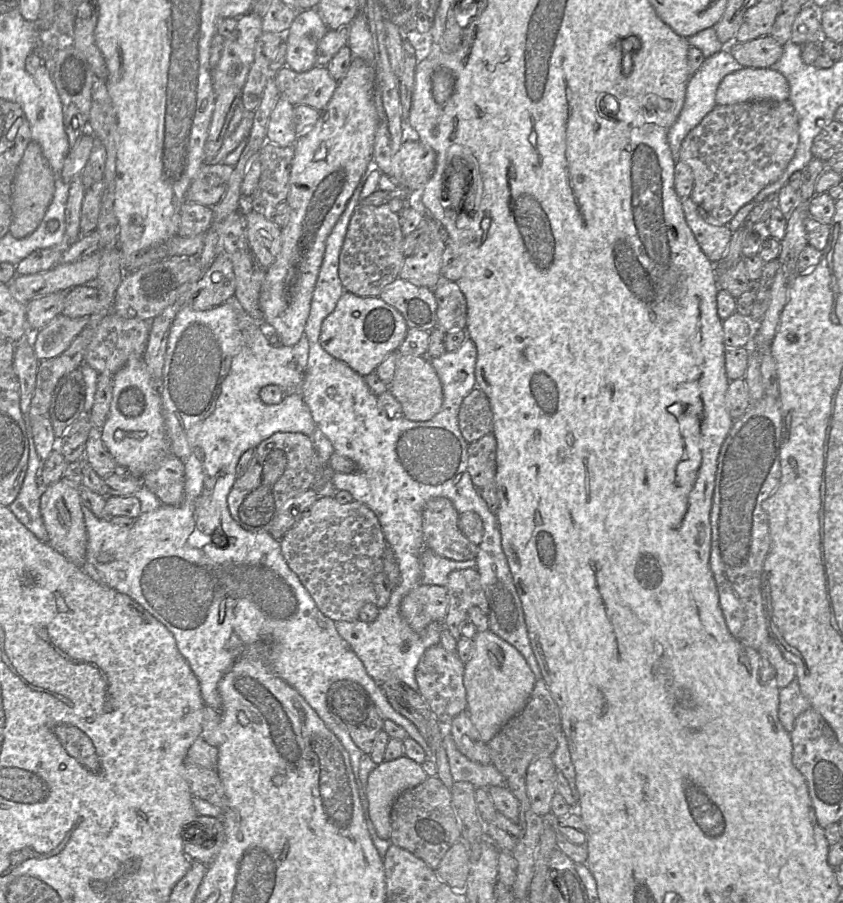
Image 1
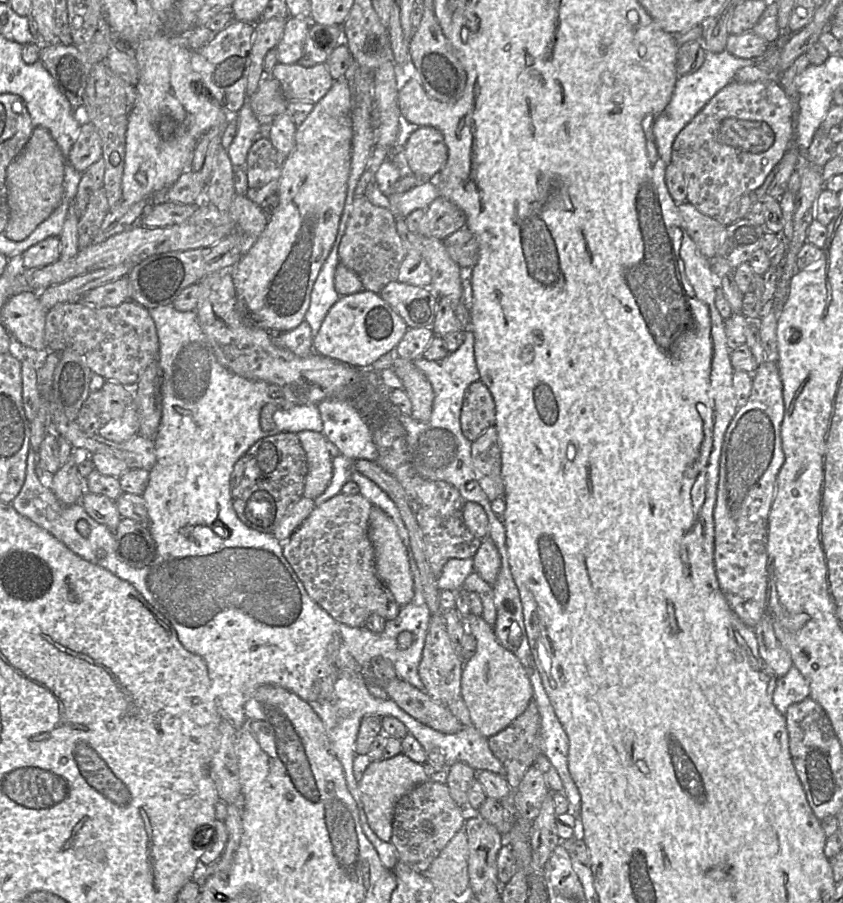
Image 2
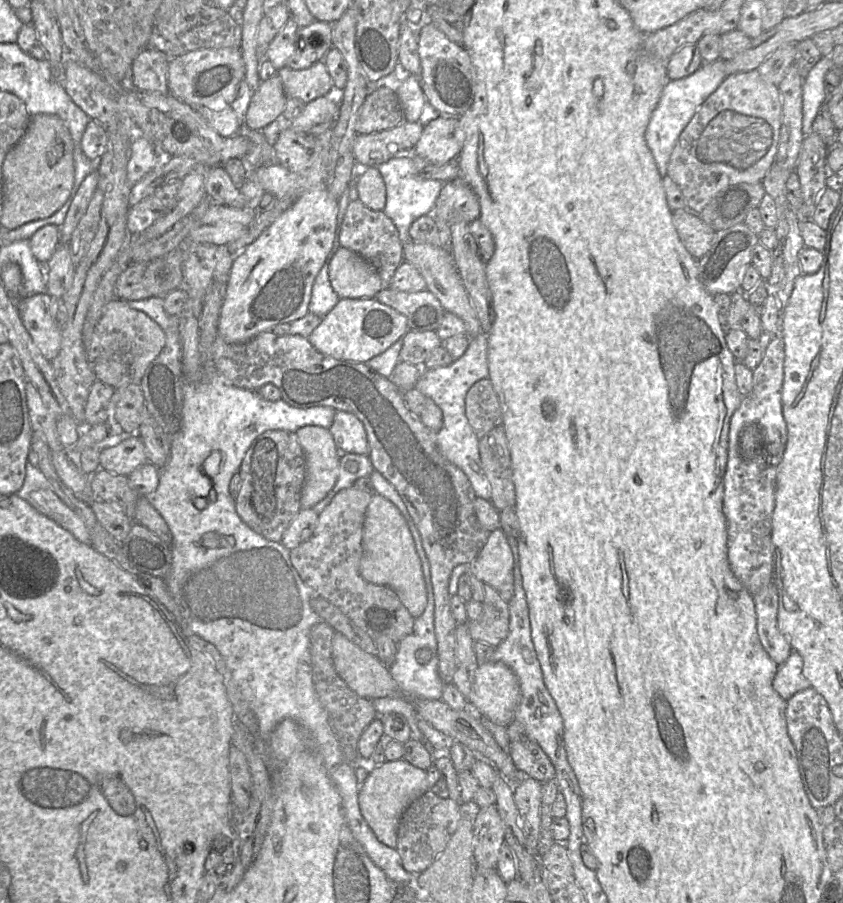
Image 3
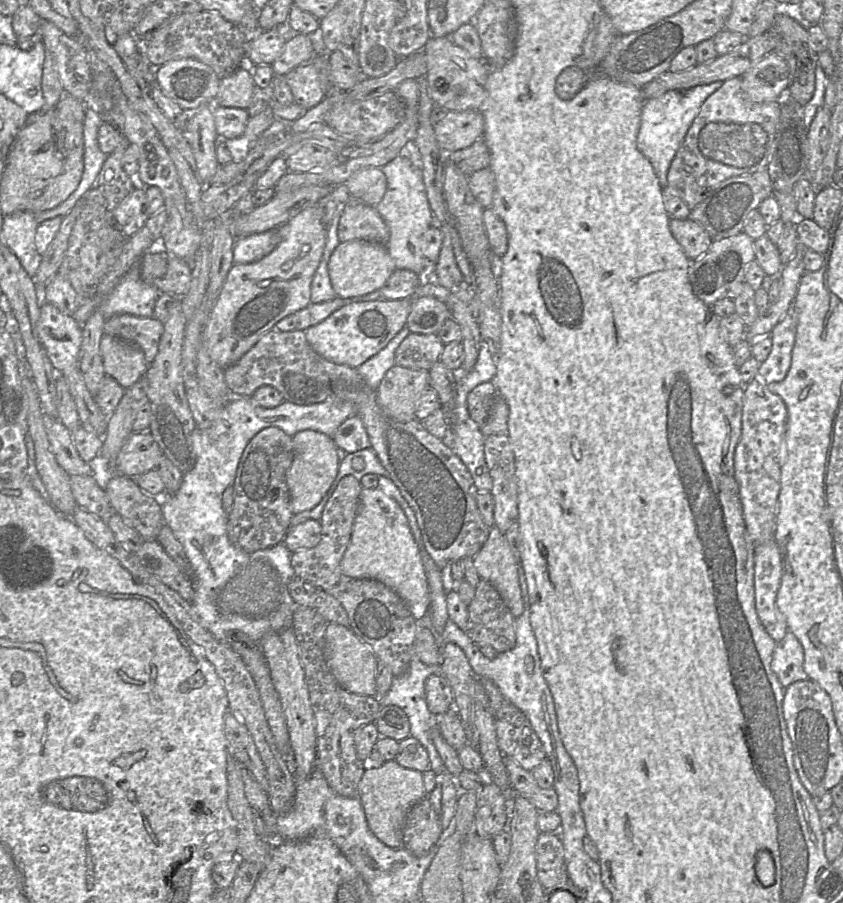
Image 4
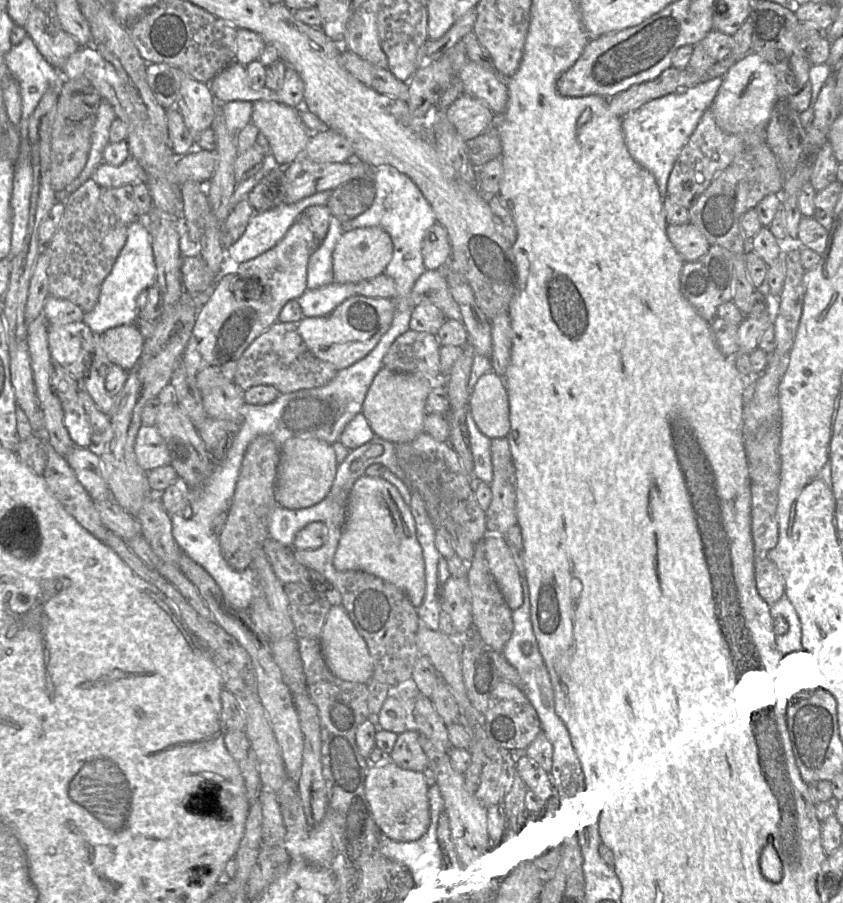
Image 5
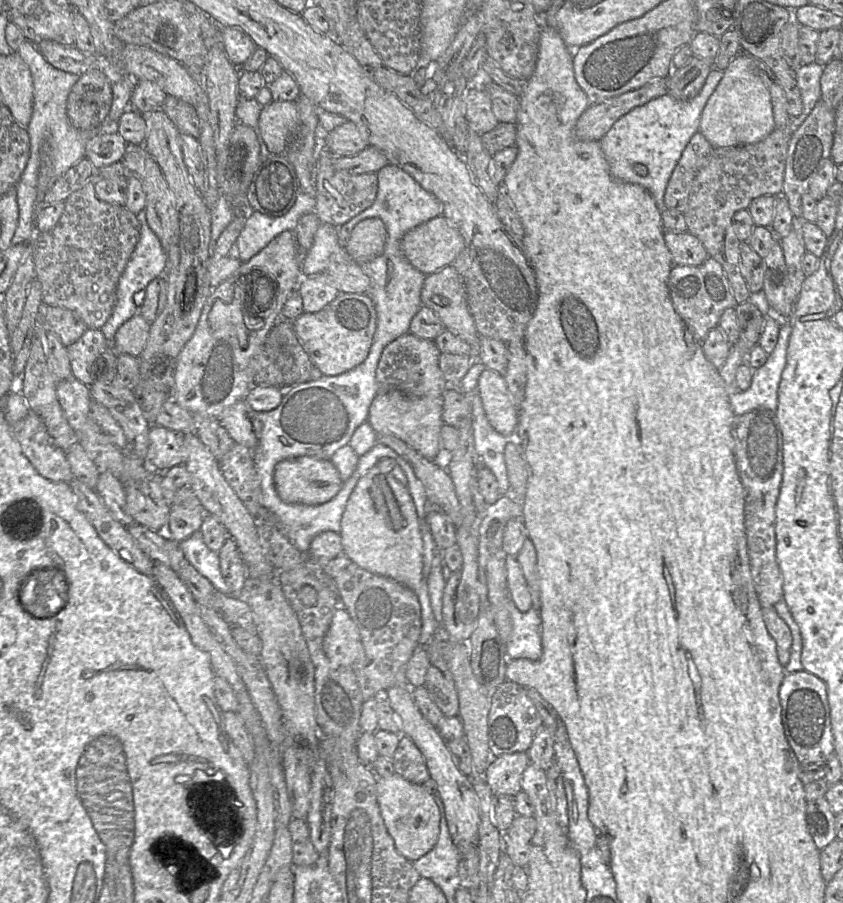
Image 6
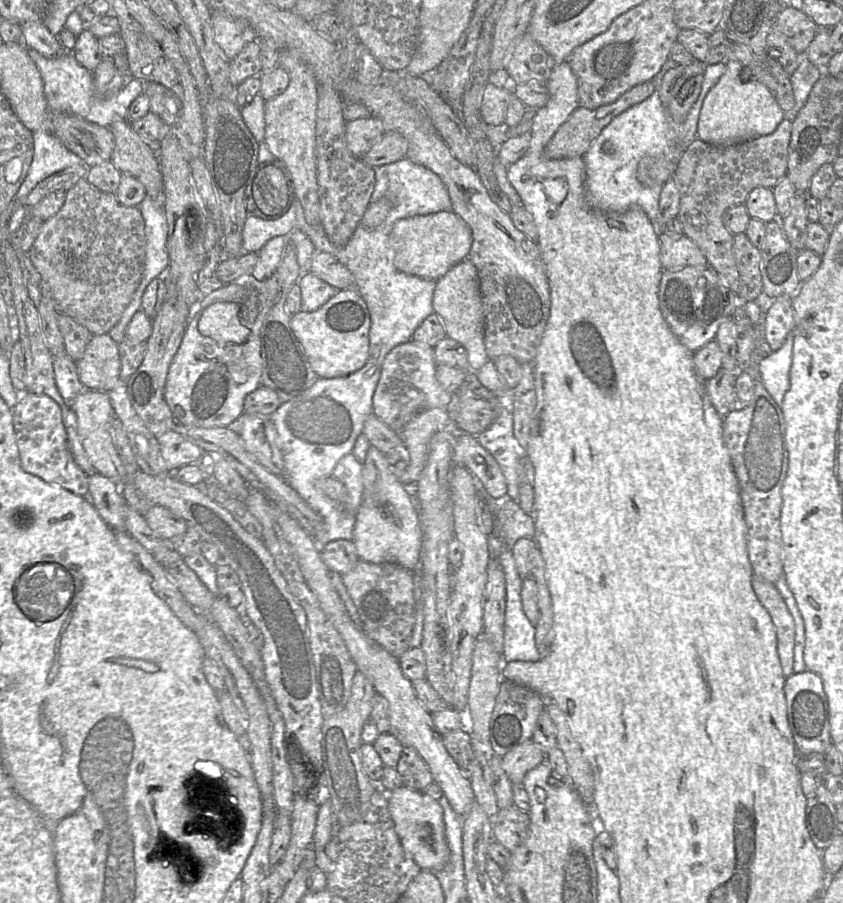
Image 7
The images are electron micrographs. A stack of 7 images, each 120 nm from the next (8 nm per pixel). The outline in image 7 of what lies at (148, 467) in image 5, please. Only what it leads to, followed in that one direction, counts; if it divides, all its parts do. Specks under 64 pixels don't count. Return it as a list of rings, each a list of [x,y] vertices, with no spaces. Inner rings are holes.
[[[168,431],[158,438],[161,456],[168,474],[184,465],[197,463],[205,453],[196,444],[176,431]]]

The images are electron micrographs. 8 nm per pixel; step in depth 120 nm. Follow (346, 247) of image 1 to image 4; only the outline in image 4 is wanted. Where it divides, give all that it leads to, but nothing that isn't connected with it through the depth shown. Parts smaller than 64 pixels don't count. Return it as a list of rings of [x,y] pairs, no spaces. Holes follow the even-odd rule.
[[[352,198],[341,207],[341,211],[338,225],[340,243],[362,239],[386,245],[389,228],[374,206]]]

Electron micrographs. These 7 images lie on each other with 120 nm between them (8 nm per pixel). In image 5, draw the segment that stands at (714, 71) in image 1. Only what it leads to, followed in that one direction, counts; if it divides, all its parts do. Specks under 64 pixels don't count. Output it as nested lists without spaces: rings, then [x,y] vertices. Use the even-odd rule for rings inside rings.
[[[717,77],[695,87],[653,99],[622,118],[628,152],[638,164],[652,173],[662,199],[667,196],[667,182],[675,161],[703,113],[710,108],[723,80],[723,77]]]

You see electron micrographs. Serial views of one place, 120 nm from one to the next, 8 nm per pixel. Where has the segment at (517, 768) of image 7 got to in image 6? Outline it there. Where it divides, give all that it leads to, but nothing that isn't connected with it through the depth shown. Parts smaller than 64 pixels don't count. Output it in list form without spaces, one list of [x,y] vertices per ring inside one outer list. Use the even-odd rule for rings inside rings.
[[[527,752],[499,756],[486,771],[486,781],[493,795],[507,795],[514,798],[522,791],[521,777],[529,763]]]

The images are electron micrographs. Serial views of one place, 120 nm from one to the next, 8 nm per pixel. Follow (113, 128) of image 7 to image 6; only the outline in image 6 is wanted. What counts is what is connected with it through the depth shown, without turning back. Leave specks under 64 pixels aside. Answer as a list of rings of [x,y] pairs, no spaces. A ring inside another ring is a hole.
[[[127,143],[121,162],[130,176],[136,176],[140,180],[146,195],[145,211],[147,223],[159,238],[167,254],[179,229],[179,213],[175,196],[170,190],[158,163],[143,144]]]

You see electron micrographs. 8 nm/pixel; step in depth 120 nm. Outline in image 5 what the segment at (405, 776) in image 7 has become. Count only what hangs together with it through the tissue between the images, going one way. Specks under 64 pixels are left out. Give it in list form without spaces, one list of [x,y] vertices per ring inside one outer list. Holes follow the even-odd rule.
[[[406,731],[398,735],[390,756],[398,767],[405,770],[424,773],[429,768],[429,761],[420,745],[417,731]]]

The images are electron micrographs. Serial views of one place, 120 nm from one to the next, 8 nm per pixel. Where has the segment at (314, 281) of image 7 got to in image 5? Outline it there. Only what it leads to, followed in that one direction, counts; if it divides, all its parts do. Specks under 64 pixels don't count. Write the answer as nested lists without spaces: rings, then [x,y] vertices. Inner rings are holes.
[[[332,282],[316,289],[307,289],[298,301],[303,317],[317,317],[329,314],[353,295],[357,295],[356,284]]]

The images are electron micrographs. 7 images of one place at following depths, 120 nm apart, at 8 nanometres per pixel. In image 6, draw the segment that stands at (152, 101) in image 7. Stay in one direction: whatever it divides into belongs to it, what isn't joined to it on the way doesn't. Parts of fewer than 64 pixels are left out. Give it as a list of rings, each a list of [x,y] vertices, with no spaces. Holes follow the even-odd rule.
[[[167,95],[160,108],[175,124],[180,133],[198,139],[200,134],[199,118],[193,105],[175,96]]]

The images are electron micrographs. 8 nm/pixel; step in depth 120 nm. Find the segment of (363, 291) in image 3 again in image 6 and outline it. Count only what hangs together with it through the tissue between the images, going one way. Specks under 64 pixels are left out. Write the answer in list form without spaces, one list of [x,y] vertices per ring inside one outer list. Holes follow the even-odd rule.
[[[378,217],[366,218],[359,222],[343,243],[343,248],[358,264],[371,261],[379,256],[385,247],[387,230]]]

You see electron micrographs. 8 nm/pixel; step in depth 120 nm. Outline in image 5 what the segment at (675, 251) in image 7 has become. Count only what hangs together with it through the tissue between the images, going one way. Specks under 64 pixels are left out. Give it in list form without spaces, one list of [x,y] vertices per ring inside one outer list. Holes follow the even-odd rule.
[[[692,223],[667,225],[666,233],[684,262],[693,262],[702,258],[710,244],[702,232]]]

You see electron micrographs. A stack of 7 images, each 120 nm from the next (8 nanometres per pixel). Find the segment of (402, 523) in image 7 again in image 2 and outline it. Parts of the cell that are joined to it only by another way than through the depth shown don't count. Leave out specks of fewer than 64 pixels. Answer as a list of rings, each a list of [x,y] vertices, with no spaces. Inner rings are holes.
[[[372,506],[370,510],[368,536],[374,548],[378,578],[391,591],[399,606],[408,604],[414,596],[414,587],[407,549],[392,518],[377,506]]]

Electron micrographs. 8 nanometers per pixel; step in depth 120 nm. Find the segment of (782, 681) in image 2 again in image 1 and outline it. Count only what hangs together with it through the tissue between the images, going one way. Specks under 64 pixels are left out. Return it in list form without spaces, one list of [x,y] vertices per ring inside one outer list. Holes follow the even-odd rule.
[[[796,679],[788,686],[779,689],[779,719],[789,734],[794,728],[797,717],[810,707],[811,704],[800,690]]]

